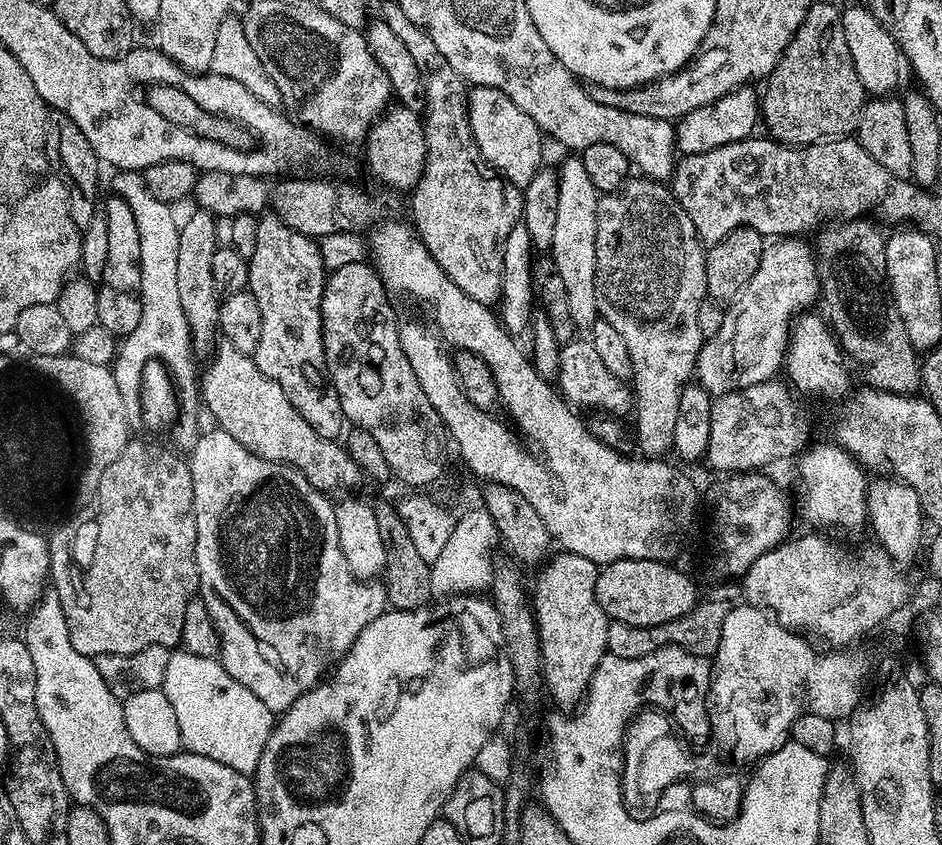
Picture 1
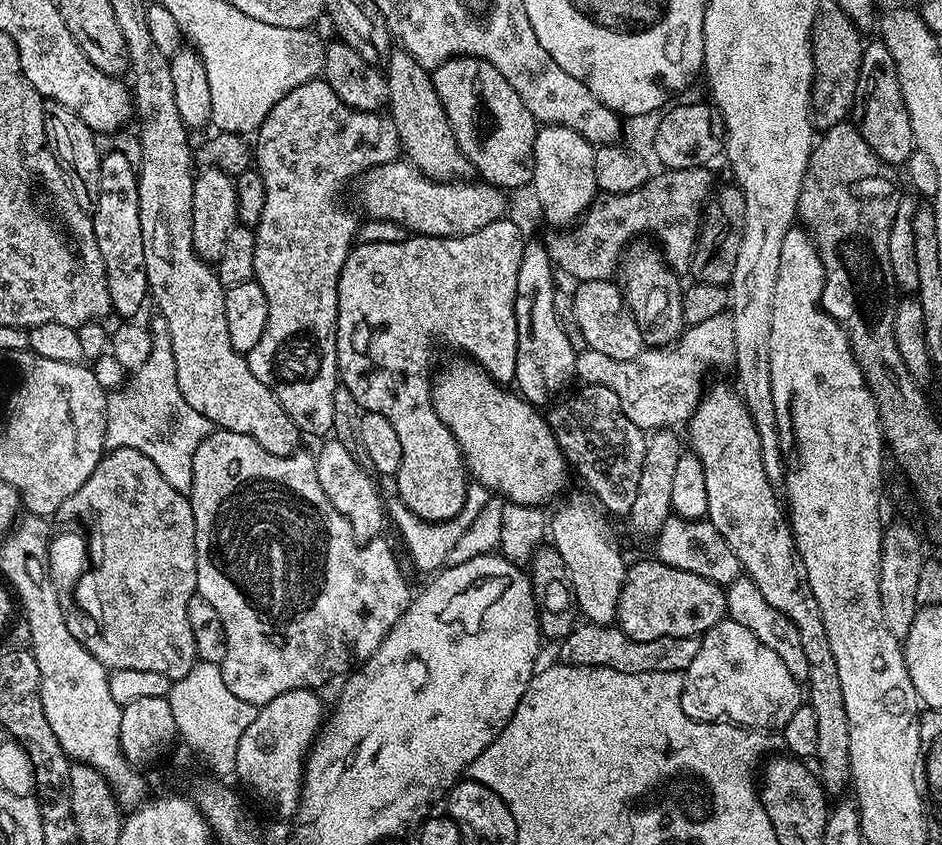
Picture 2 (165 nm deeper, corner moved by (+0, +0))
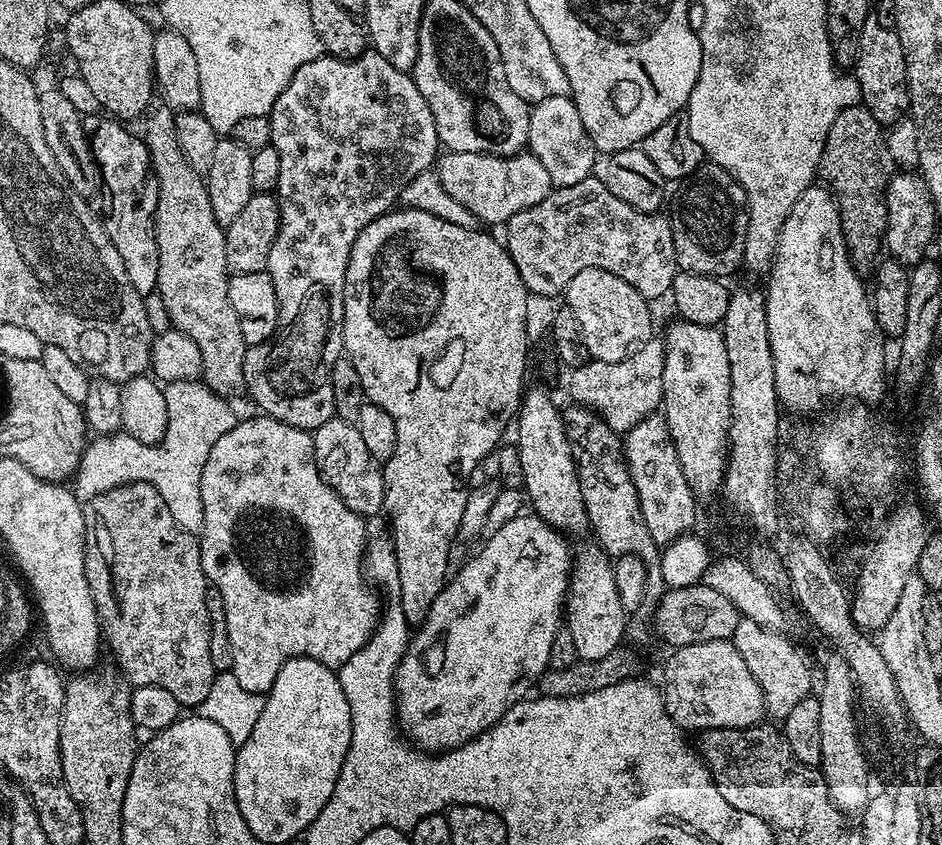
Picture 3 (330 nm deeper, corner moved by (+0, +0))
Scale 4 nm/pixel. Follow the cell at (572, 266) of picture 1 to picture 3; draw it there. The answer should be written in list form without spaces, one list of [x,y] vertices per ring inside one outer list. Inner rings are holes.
[[[571,95],[551,96],[535,101],[528,113],[527,151],[536,156],[546,170],[550,170],[550,178],[556,188],[569,188],[574,182],[582,182],[587,176],[593,175],[598,159],[596,147],[592,144],[590,134],[586,134],[586,126],[582,126],[582,118],[578,118],[578,106],[574,106]]]

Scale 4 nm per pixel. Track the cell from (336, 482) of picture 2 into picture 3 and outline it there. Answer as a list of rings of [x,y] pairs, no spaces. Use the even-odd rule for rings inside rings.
[[[333,418],[322,422],[312,432],[314,454],[320,476],[331,486],[334,494],[365,518],[379,513],[384,507],[384,474],[381,465],[366,450],[366,441],[358,434],[355,423]]]

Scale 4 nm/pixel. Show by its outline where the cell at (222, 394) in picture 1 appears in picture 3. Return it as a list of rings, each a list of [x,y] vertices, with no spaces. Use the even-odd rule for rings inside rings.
[[[167,106],[153,107],[147,113],[146,119],[143,121],[144,132],[142,131],[142,139],[148,148],[148,153],[152,159],[152,171],[156,174],[158,182],[158,206],[156,207],[156,249],[158,250],[158,282],[156,283],[156,292],[160,296],[160,304],[164,307],[164,312],[168,315],[167,323],[178,329],[182,334],[186,334],[190,338],[194,338],[194,346],[198,346],[198,354],[202,356],[202,373],[203,383],[207,384],[211,392],[217,392],[219,396],[232,398],[236,391],[244,388],[244,354],[246,345],[242,338],[242,329],[238,326],[238,314],[234,314],[234,306],[230,306],[230,294],[228,293],[228,263],[226,262],[226,238],[224,237],[225,229],[214,218],[214,210],[210,206],[210,198],[208,197],[208,185],[205,177],[196,169],[190,166],[190,162],[184,157],[184,151],[180,145],[180,139],[176,133],[176,116],[173,109]]]

